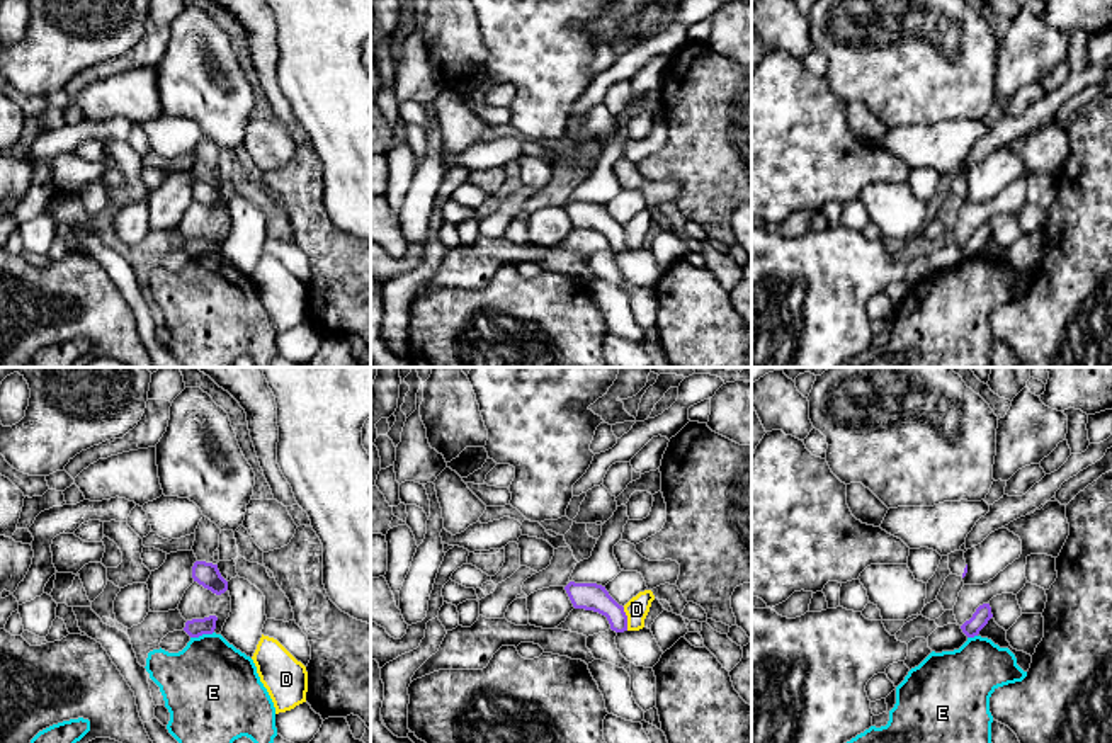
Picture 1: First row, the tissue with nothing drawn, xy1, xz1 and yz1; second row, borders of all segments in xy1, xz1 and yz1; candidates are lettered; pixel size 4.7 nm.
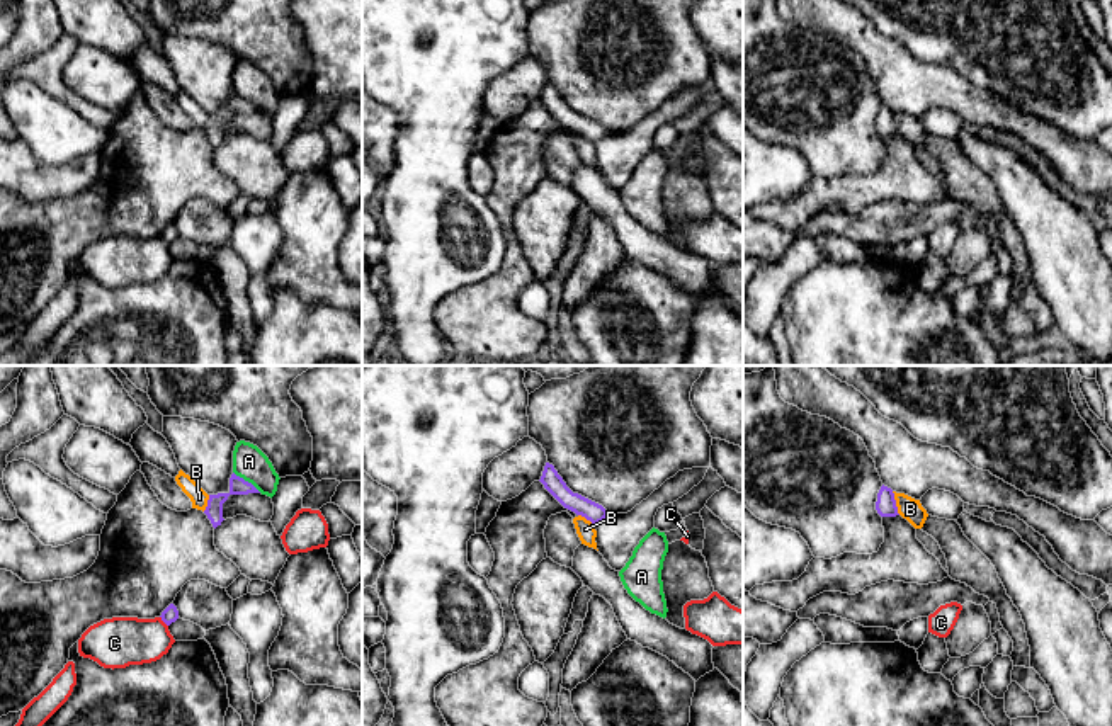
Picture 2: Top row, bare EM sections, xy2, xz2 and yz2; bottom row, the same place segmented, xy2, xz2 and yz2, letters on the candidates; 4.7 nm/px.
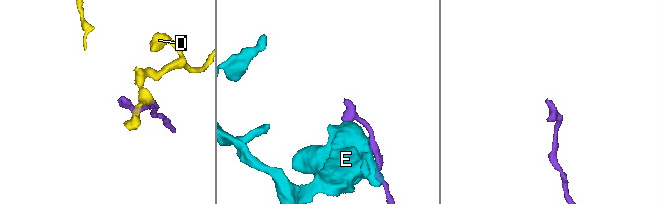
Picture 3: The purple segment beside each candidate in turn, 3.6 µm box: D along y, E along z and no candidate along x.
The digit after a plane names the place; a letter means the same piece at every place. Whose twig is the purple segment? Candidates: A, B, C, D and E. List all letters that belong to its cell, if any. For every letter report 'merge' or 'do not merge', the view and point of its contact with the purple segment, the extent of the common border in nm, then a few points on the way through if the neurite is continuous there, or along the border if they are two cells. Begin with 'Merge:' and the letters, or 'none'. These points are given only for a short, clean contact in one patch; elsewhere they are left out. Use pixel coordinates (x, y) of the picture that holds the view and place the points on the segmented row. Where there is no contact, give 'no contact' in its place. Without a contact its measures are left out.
Merge: none
A: do not merge; contact xy2 (247, 482); length 170 nm
B: do not merge; contact yz2 (895, 504); length 120 nm; border yz2 (891, 492), (900, 514)
C: do not merge; contact xy2 (162, 619); length 70 nm; border xy2 (160, 616), (167, 626)
D: do not merge; contact xz1 (626, 619); length 110 nm
E: do not merge; contact xy1 (201, 635); length 120 nm; border xy1 (213, 631), (191, 638)

